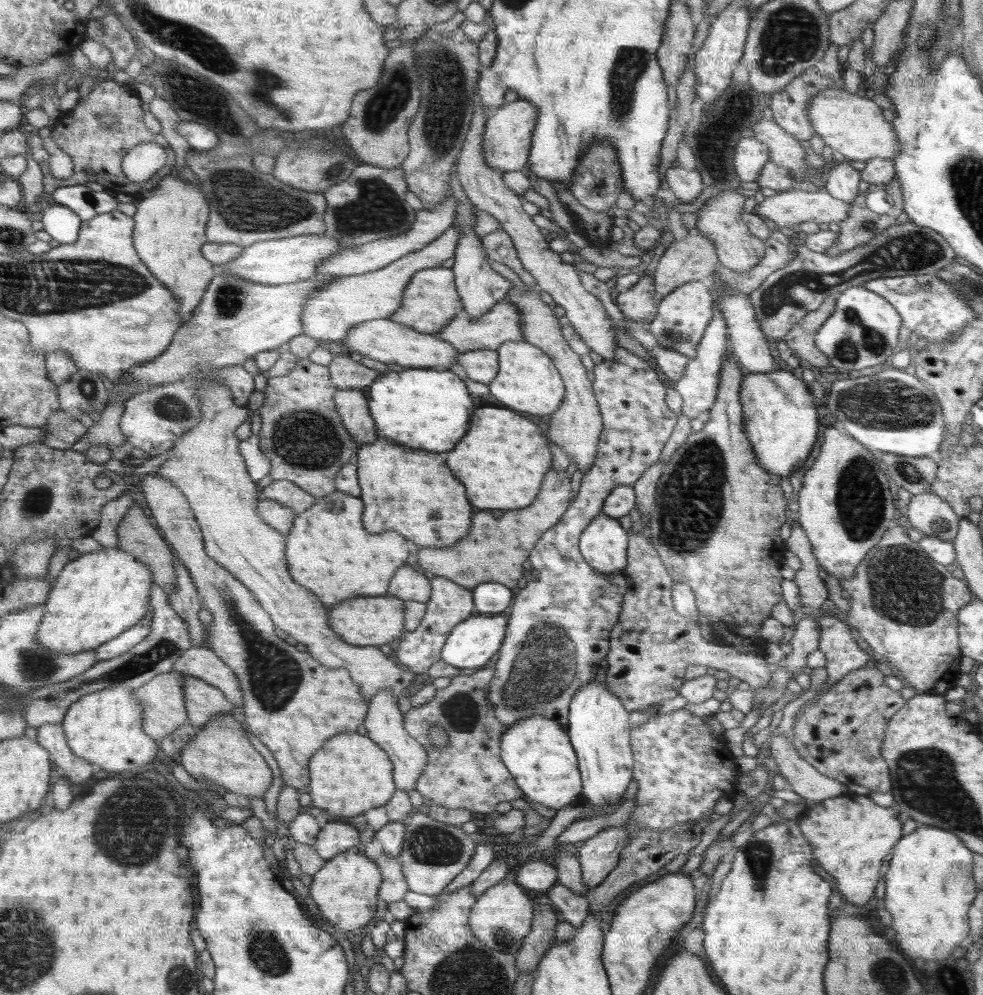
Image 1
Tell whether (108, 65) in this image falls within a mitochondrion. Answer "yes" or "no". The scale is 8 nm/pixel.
no

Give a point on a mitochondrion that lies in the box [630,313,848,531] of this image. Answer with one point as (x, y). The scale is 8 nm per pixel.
(674, 337)

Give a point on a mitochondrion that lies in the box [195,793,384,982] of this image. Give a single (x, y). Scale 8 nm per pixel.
(266, 953)

